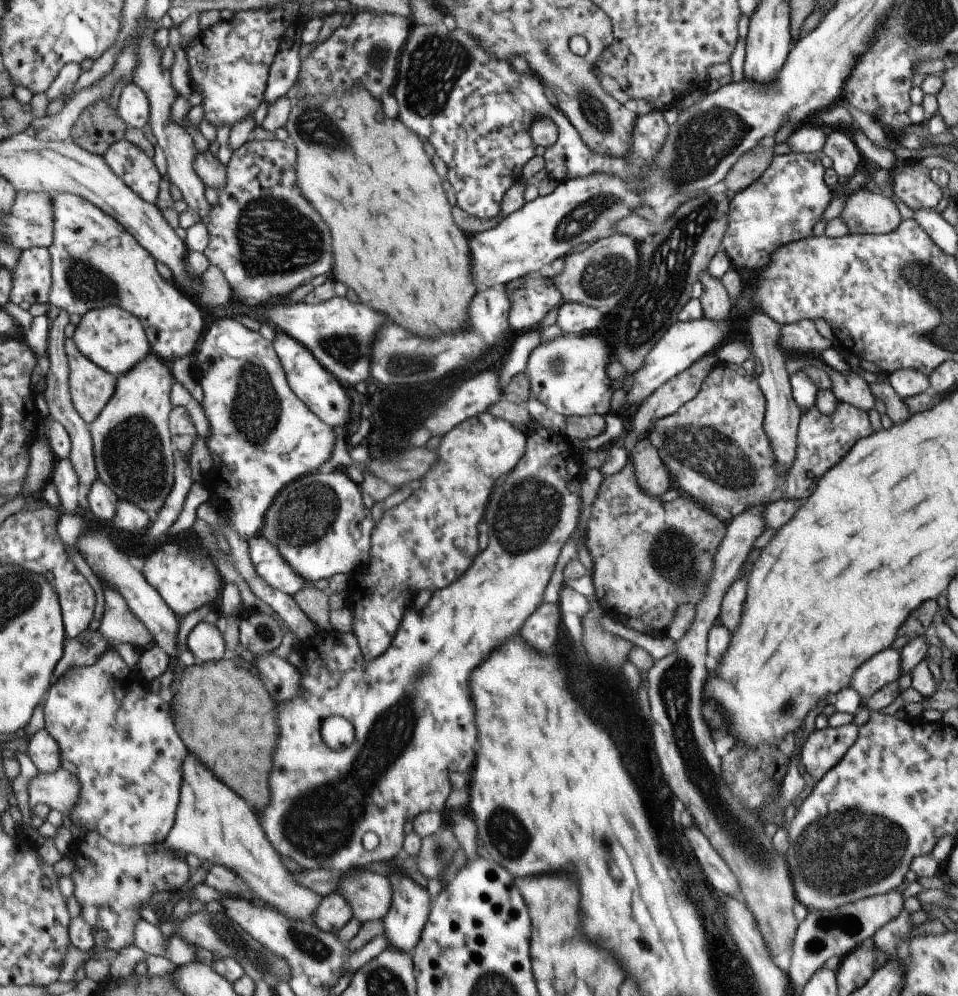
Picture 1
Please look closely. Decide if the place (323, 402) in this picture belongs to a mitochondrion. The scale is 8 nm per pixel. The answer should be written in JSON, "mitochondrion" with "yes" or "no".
{"mitochondrion":"no"}

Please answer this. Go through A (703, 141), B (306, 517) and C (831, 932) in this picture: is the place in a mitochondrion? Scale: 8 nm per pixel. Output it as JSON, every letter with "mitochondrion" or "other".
{"A":"mitochondrion","B":"mitochondrion","C":"mitochondrion"}

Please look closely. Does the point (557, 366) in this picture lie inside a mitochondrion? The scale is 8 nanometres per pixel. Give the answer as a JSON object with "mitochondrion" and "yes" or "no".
{"mitochondrion":"yes"}

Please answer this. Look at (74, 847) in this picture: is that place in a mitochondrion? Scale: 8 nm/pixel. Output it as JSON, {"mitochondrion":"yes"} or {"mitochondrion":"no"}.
{"mitochondrion":"no"}

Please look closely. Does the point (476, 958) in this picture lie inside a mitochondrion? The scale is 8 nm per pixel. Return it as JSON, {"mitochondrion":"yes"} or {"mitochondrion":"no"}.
{"mitochondrion":"no"}

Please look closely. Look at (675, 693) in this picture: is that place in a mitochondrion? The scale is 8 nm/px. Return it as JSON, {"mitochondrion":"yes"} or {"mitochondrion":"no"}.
{"mitochondrion":"yes"}

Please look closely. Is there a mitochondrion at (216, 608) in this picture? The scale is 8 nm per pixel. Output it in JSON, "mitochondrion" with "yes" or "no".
{"mitochondrion":"no"}

